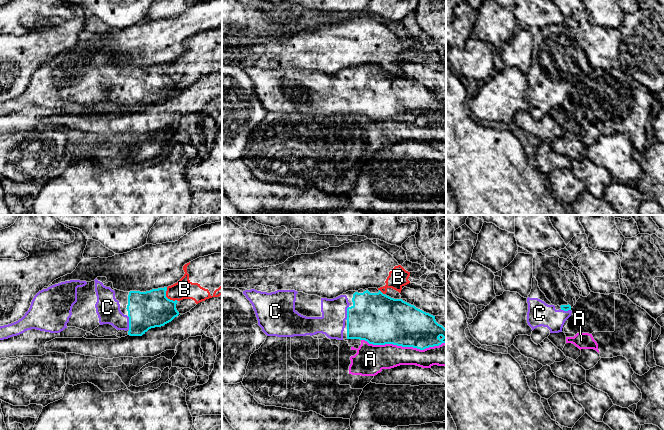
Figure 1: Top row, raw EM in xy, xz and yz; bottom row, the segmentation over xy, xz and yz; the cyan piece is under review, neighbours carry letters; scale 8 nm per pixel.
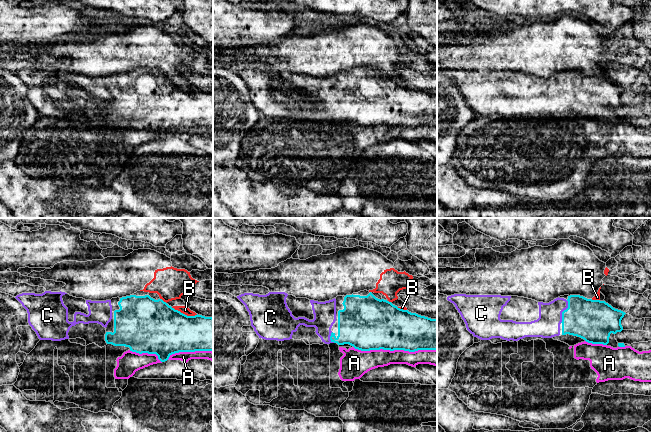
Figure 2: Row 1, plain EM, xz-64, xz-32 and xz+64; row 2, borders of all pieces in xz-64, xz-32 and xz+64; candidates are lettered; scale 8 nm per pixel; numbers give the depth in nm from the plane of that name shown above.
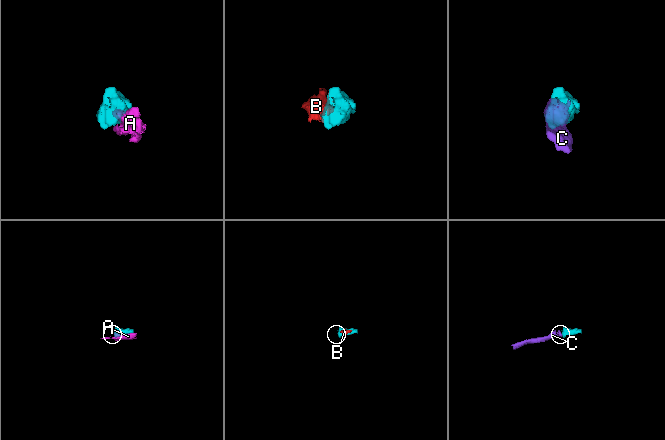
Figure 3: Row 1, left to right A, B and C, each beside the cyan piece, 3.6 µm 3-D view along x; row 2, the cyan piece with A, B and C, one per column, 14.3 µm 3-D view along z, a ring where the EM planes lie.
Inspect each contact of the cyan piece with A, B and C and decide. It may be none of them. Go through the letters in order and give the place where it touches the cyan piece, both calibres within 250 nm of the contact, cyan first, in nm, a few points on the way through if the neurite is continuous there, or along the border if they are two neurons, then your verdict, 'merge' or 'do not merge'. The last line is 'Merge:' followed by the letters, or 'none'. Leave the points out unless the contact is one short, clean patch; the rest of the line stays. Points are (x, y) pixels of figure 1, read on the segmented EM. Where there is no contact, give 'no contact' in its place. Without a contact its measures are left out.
A: contact xz (403, 346); calibres 380 and 200 nm; do not merge
B: contact xy (166, 297); calibres 300 and 160 nm; do not merge
C: contact xz (347, 313); calibres 400 and 200 nm; merge
Merge: C

